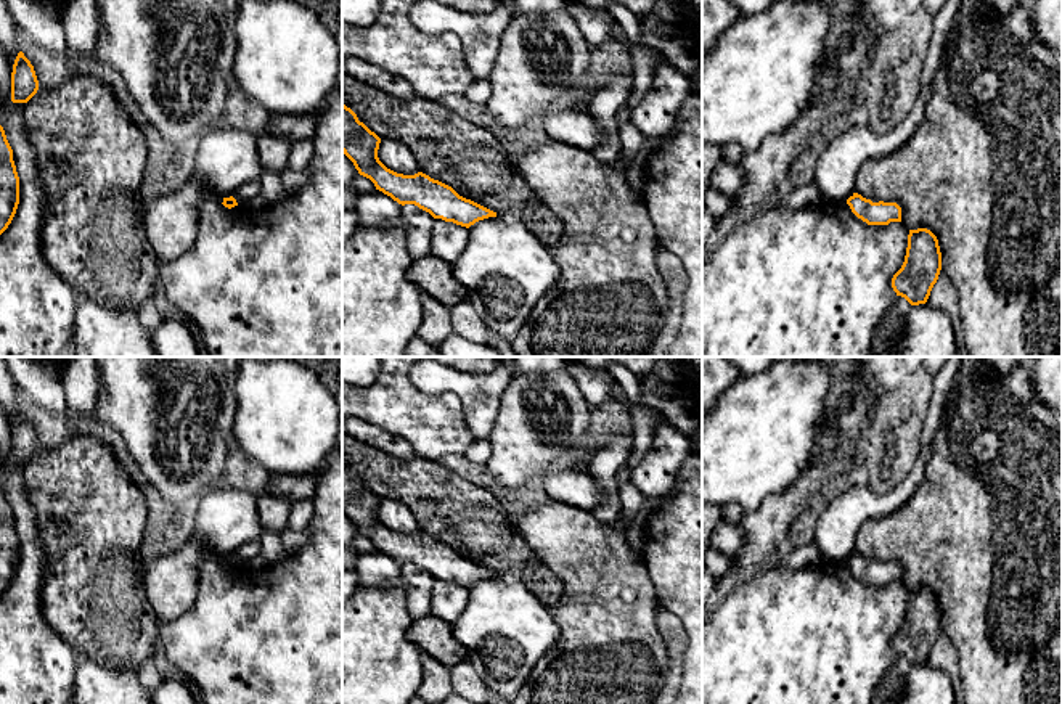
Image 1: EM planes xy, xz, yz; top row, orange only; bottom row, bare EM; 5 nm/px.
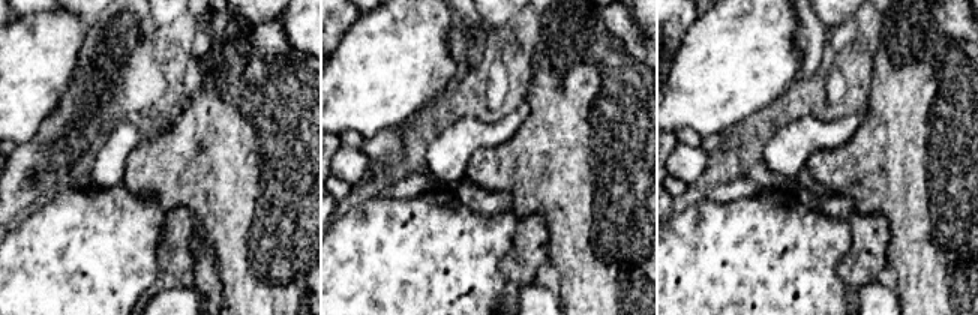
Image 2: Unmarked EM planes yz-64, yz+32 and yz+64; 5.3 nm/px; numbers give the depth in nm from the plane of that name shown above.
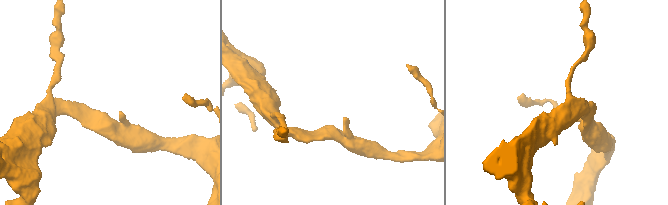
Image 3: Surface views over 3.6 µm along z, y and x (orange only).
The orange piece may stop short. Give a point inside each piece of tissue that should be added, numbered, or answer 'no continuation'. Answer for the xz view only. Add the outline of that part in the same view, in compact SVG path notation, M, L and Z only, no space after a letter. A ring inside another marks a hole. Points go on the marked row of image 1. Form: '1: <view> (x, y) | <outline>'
no continuation

